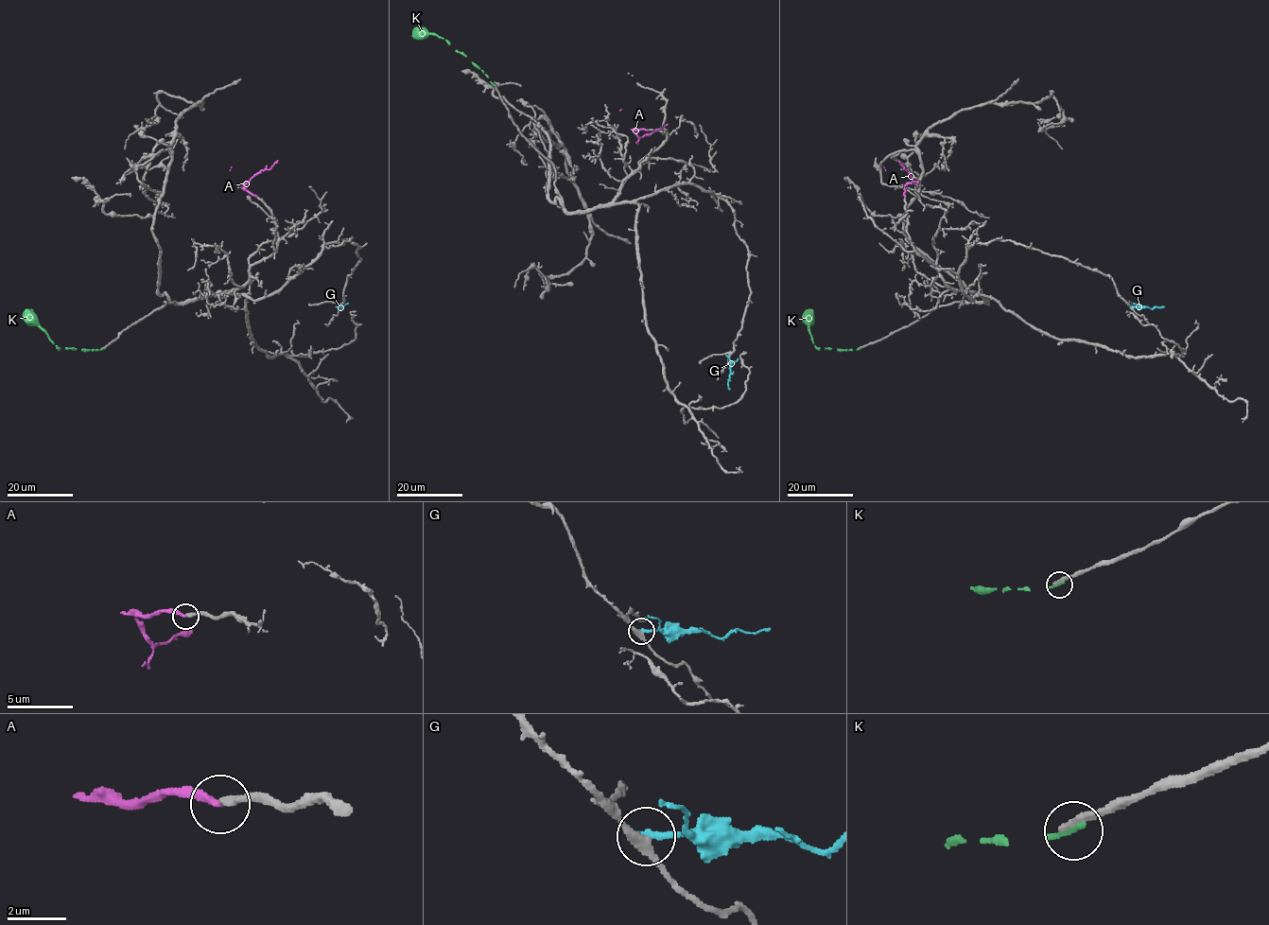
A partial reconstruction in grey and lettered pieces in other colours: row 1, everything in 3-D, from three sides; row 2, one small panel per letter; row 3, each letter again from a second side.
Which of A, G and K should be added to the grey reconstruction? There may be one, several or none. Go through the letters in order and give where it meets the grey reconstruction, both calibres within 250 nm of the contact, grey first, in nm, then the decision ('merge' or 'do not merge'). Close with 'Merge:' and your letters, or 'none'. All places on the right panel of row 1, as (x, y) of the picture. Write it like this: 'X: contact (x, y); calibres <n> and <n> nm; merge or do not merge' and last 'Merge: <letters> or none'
A: contact (905, 197); calibres 240 and 240 nm; do not merge
G: contact (1132, 307); calibres 300 and 300 nm; do not merge
K: contact (860, 349); calibres 320 and 200 nm; do not merge
Merge: none

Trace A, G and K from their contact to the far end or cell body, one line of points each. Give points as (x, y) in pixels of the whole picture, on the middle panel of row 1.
A: (647, 130), (634, 130), (643, 137), (668, 124)
G: (728, 357), (730, 389)
K: (494, 84), (448, 42), (436, 35), (419, 37), (415, 33)

